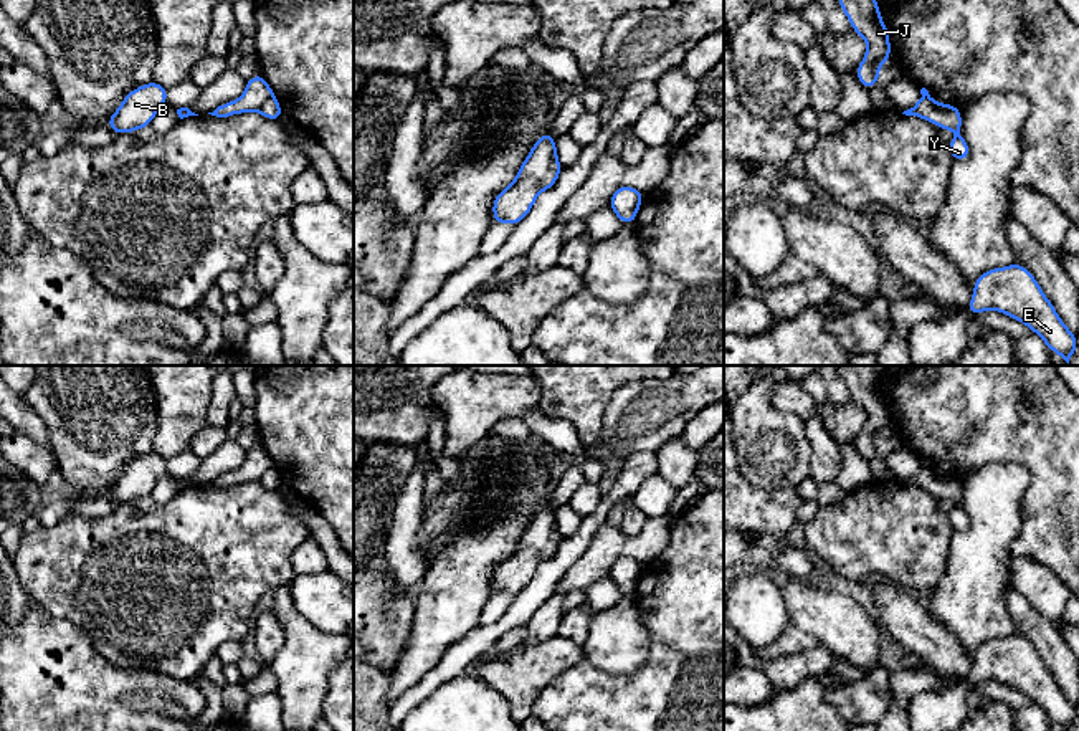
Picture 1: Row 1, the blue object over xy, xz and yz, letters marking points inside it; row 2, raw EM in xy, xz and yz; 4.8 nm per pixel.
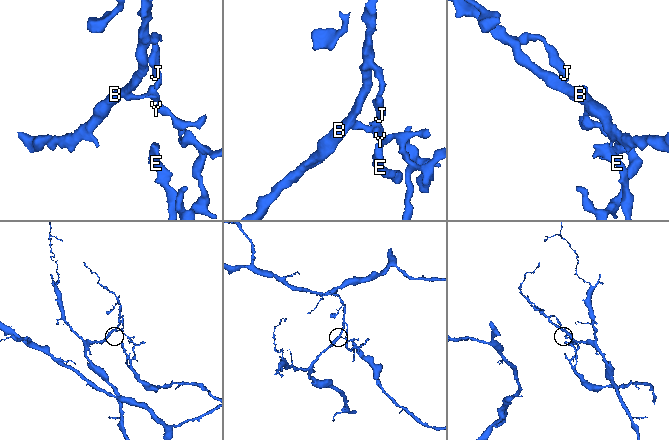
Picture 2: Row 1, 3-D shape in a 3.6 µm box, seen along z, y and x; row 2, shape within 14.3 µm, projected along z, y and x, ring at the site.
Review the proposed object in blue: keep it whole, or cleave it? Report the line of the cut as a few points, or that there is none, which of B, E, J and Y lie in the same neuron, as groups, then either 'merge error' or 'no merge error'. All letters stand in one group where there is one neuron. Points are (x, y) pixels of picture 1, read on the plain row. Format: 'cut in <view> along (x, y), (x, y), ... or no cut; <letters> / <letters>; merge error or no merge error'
cut in xy along (271, 465), (256, 480); B J / E Y; merge error

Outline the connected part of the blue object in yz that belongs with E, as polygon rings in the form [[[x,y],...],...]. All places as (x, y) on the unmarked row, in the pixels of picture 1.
[[[1018,633],[985,642],[975,650],[967,681],[975,686],[985,680],[996,680],[1029,696],[1064,731],[1077,719],[1076,705],[1059,690],[1029,640]]]

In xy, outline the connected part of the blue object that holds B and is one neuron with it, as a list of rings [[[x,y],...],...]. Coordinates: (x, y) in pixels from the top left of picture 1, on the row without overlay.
[[[150,452],[126,465],[122,475],[106,493],[117,504],[150,496],[155,483],[167,475],[167,458]]]

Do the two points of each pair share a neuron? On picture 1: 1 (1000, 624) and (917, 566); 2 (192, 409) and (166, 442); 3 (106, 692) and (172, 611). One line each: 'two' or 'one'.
1: two
2: one
3: two

